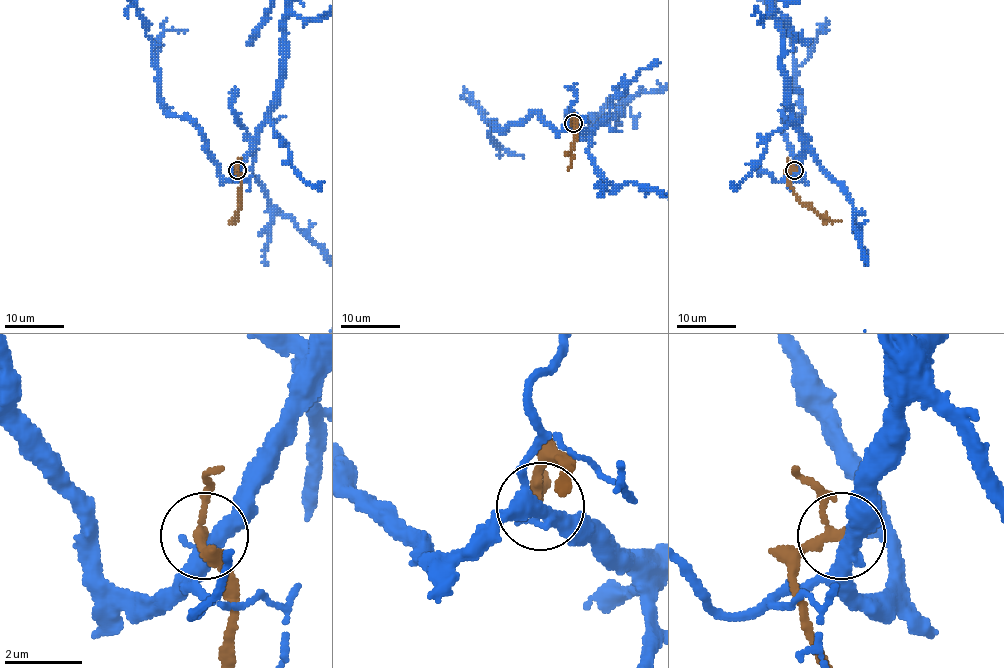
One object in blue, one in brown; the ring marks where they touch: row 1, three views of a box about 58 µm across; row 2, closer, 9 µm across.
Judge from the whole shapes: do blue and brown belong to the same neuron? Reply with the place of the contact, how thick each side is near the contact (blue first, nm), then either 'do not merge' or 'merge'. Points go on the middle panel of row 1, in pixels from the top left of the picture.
place (573, 123); calibres 420 and 190 nm; do not merge

